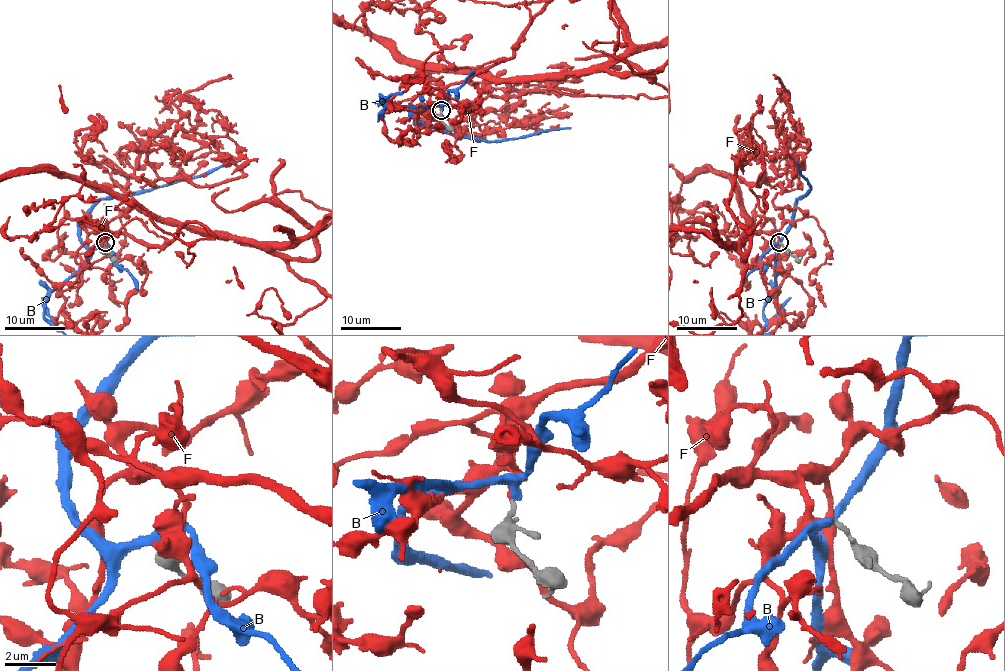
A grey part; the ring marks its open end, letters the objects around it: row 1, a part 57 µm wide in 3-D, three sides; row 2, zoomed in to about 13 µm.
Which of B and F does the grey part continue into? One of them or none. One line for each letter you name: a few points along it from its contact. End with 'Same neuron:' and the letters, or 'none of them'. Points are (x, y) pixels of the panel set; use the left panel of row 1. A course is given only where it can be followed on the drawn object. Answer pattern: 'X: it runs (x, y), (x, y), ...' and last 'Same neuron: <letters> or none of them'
F: it runs (104, 243), (169, 243), (187, 222), (291, 237), (192, 231), (45, 171)
Same neuron: F

